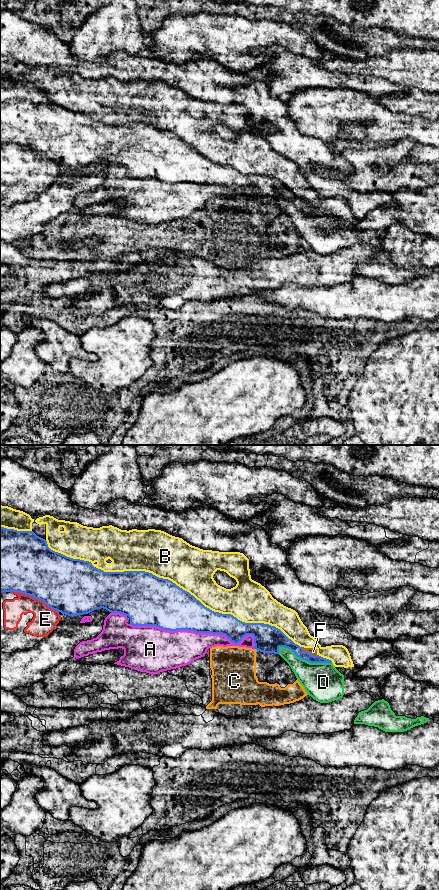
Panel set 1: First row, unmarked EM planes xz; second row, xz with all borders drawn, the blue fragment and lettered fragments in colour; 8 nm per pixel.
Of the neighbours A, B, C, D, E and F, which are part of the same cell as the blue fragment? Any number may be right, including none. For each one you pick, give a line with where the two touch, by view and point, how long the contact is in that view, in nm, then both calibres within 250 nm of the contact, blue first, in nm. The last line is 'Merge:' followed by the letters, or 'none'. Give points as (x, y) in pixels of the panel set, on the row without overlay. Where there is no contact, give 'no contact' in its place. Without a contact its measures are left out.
Merge: none

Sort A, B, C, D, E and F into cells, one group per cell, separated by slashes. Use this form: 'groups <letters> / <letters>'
groups A / B D F / C / E

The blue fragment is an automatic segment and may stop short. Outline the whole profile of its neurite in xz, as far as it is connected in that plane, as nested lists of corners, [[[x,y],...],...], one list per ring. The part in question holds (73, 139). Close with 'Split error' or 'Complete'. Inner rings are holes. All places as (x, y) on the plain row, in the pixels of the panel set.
[[[0,79],[0,146],[11,143],[41,152],[49,160],[68,168],[88,166],[103,160],[128,168],[133,178],[222,186],[235,196],[240,195],[245,188],[252,187],[255,196],[252,201],[257,203],[279,206],[279,200],[285,199],[310,215],[332,215],[319,207],[311,207],[275,178],[245,175],[231,166],[210,162],[168,131],[145,123],[104,124],[89,113],[73,111],[51,102],[47,93],[33,83]]]. Complete

